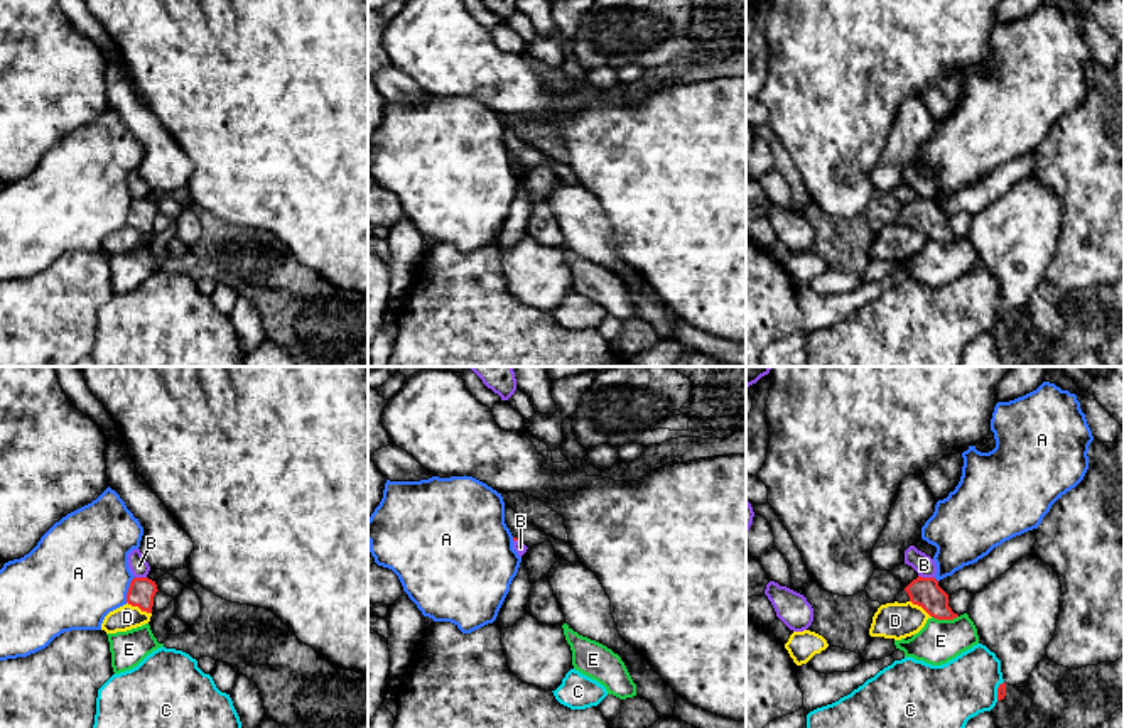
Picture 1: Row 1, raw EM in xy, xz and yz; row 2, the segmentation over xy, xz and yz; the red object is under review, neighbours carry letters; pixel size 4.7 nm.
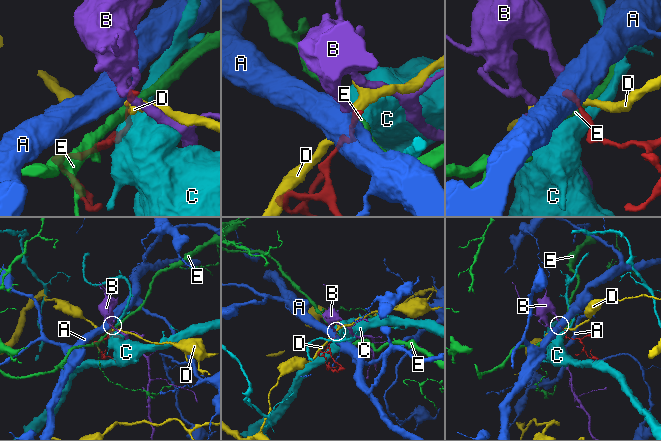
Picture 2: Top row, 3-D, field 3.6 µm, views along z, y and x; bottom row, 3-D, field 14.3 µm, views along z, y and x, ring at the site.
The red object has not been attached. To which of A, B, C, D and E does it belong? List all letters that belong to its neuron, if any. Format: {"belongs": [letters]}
{"belongs": []}

